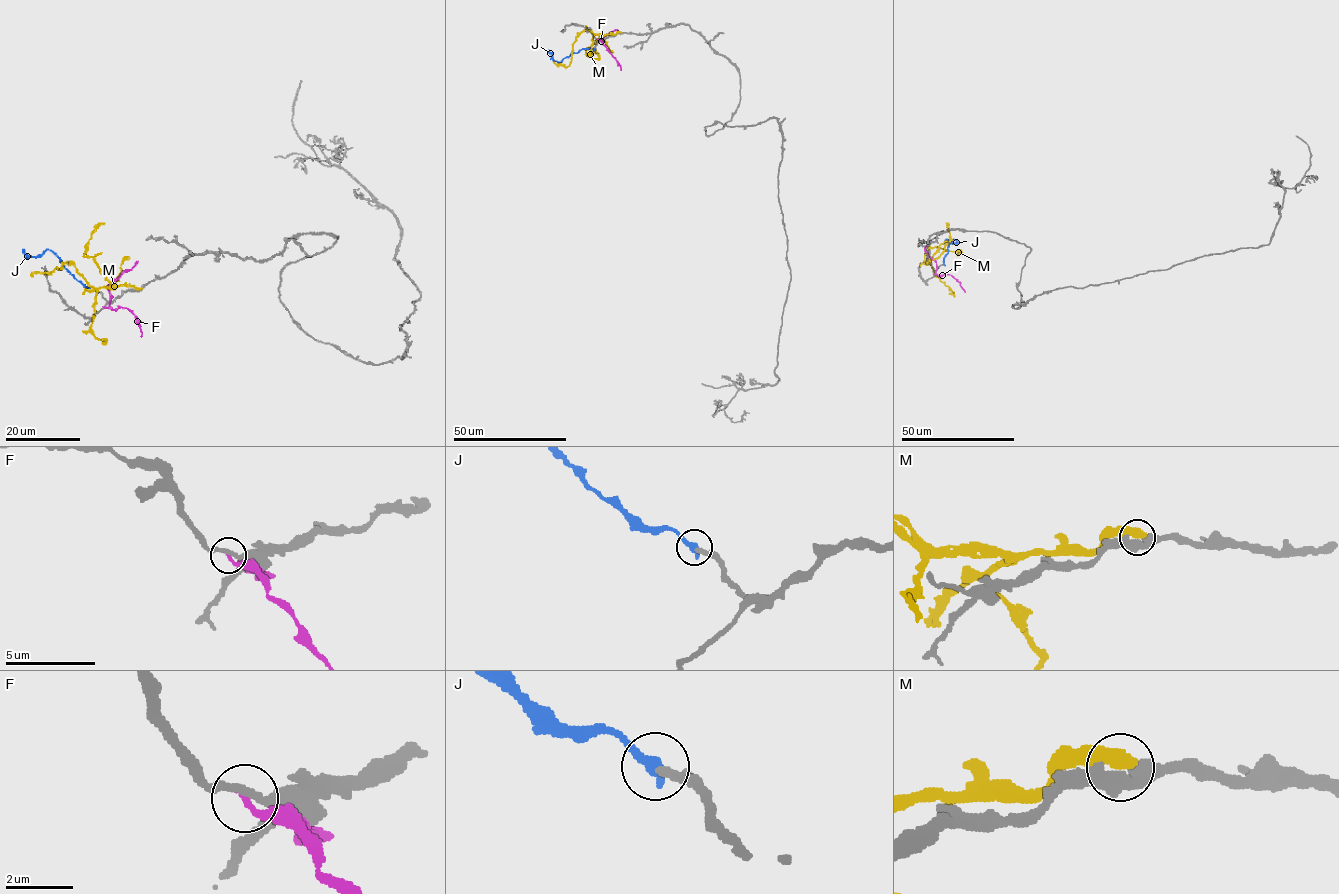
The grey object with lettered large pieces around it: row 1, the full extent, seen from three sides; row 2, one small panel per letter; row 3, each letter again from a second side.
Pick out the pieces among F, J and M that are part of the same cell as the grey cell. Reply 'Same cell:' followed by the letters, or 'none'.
Same cell: J

